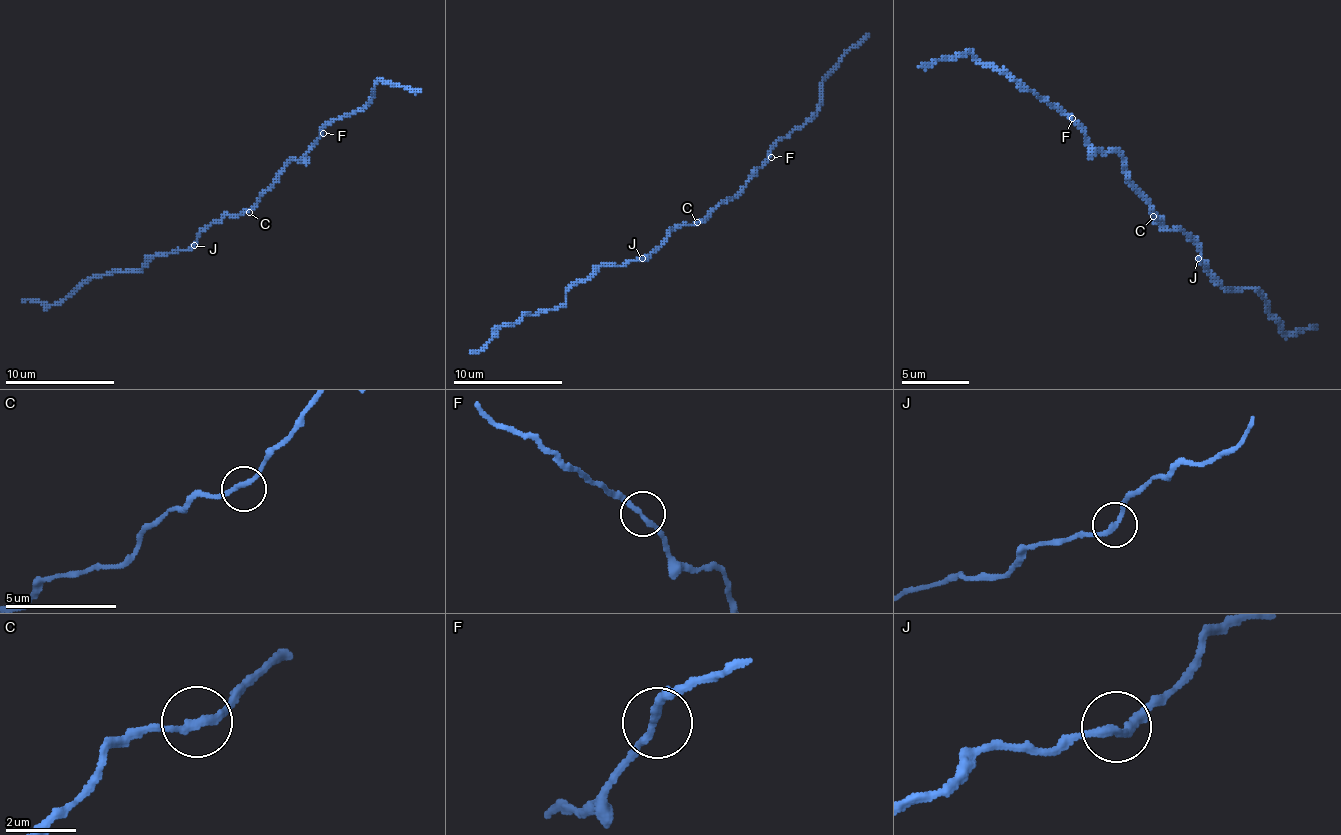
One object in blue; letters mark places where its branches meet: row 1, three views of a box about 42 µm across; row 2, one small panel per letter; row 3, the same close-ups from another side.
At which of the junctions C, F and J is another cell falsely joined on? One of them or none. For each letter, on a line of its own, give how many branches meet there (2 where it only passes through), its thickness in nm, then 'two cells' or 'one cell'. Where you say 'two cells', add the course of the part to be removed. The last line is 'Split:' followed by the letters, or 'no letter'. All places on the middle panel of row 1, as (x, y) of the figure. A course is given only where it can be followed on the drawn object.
C: branches 2; calibre 220 nm; one cell
F: branches 2; calibre 220 nm; one cell
J: branches 2; calibre 240 nm; one cell
Split: no letter

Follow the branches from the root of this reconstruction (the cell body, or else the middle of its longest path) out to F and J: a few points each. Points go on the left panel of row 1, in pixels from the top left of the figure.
F: (249, 209), (273, 182), (276, 174), (290, 160), (298, 160), (323, 133)
J: (249, 209), (238, 215), (227, 215), (219, 223), (208, 226), (197, 237), (194, 245)

